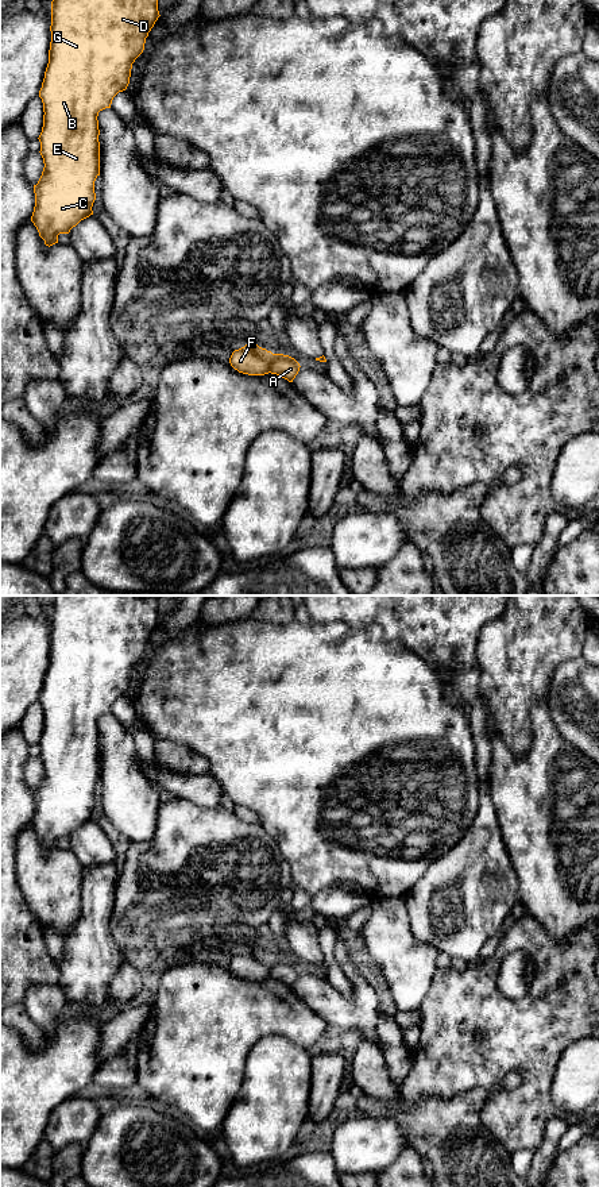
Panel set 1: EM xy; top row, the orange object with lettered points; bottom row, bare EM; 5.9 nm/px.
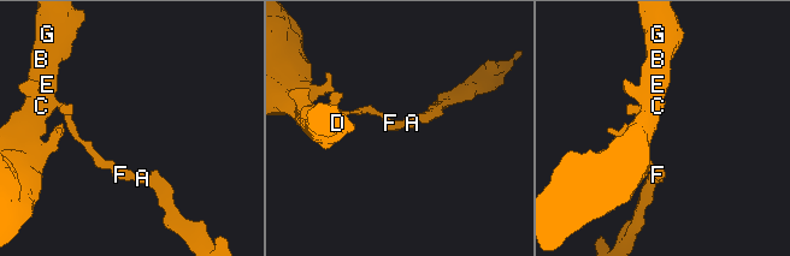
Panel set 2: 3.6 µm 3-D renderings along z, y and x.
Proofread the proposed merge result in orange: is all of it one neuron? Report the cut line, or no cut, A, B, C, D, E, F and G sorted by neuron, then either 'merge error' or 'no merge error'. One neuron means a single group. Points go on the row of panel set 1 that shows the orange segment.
xy (273, 354), (269, 372) | A / B C D E F G | merge error

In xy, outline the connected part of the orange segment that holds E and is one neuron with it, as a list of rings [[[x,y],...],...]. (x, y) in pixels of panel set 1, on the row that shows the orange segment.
[[[53,0],[51,1],[51,42],[49,50],[49,63],[45,72],[39,97],[43,103],[43,127],[39,135],[40,155],[43,158],[43,172],[36,185],[34,185],[35,207],[31,221],[36,227],[39,236],[46,246],[58,243],[59,234],[69,234],[81,220],[93,215],[92,207],[96,200],[94,181],[100,176],[100,142],[98,142],[98,112],[111,108],[113,97],[127,89],[131,77],[131,69],[135,59],[143,53],[146,38],[159,18],[158,0]]]

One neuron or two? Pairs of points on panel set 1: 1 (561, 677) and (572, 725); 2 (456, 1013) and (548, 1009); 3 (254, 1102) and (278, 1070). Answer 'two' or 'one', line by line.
1: one
2: one
3: one

